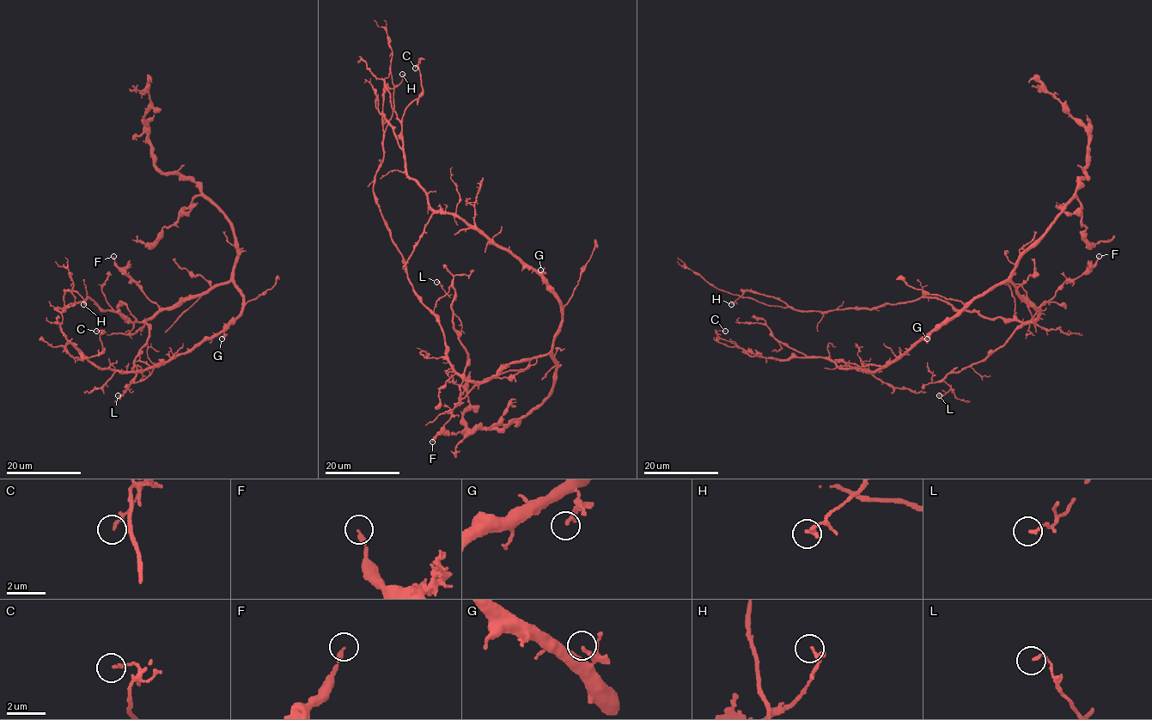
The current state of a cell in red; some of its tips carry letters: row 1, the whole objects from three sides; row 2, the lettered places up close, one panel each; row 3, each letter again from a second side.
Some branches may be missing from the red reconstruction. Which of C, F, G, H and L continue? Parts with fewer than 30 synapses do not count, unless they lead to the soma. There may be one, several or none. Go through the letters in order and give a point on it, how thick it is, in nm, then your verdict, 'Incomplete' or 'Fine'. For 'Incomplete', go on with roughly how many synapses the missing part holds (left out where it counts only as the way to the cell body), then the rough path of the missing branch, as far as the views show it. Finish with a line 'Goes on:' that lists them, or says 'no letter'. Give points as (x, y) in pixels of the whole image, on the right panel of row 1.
C: Place: (725, 331). Thickness 140 nm. Fine
F: Place: (1099, 256). Thickness 220 nm. Fine
G: Place: (927, 338). Thickness 180 nm. Fine
H: Place: (731, 304). Thickness 220 nm. Fine
L: Place: (939, 395). Thickness 120 nm. Fine
Goes on: no letter

